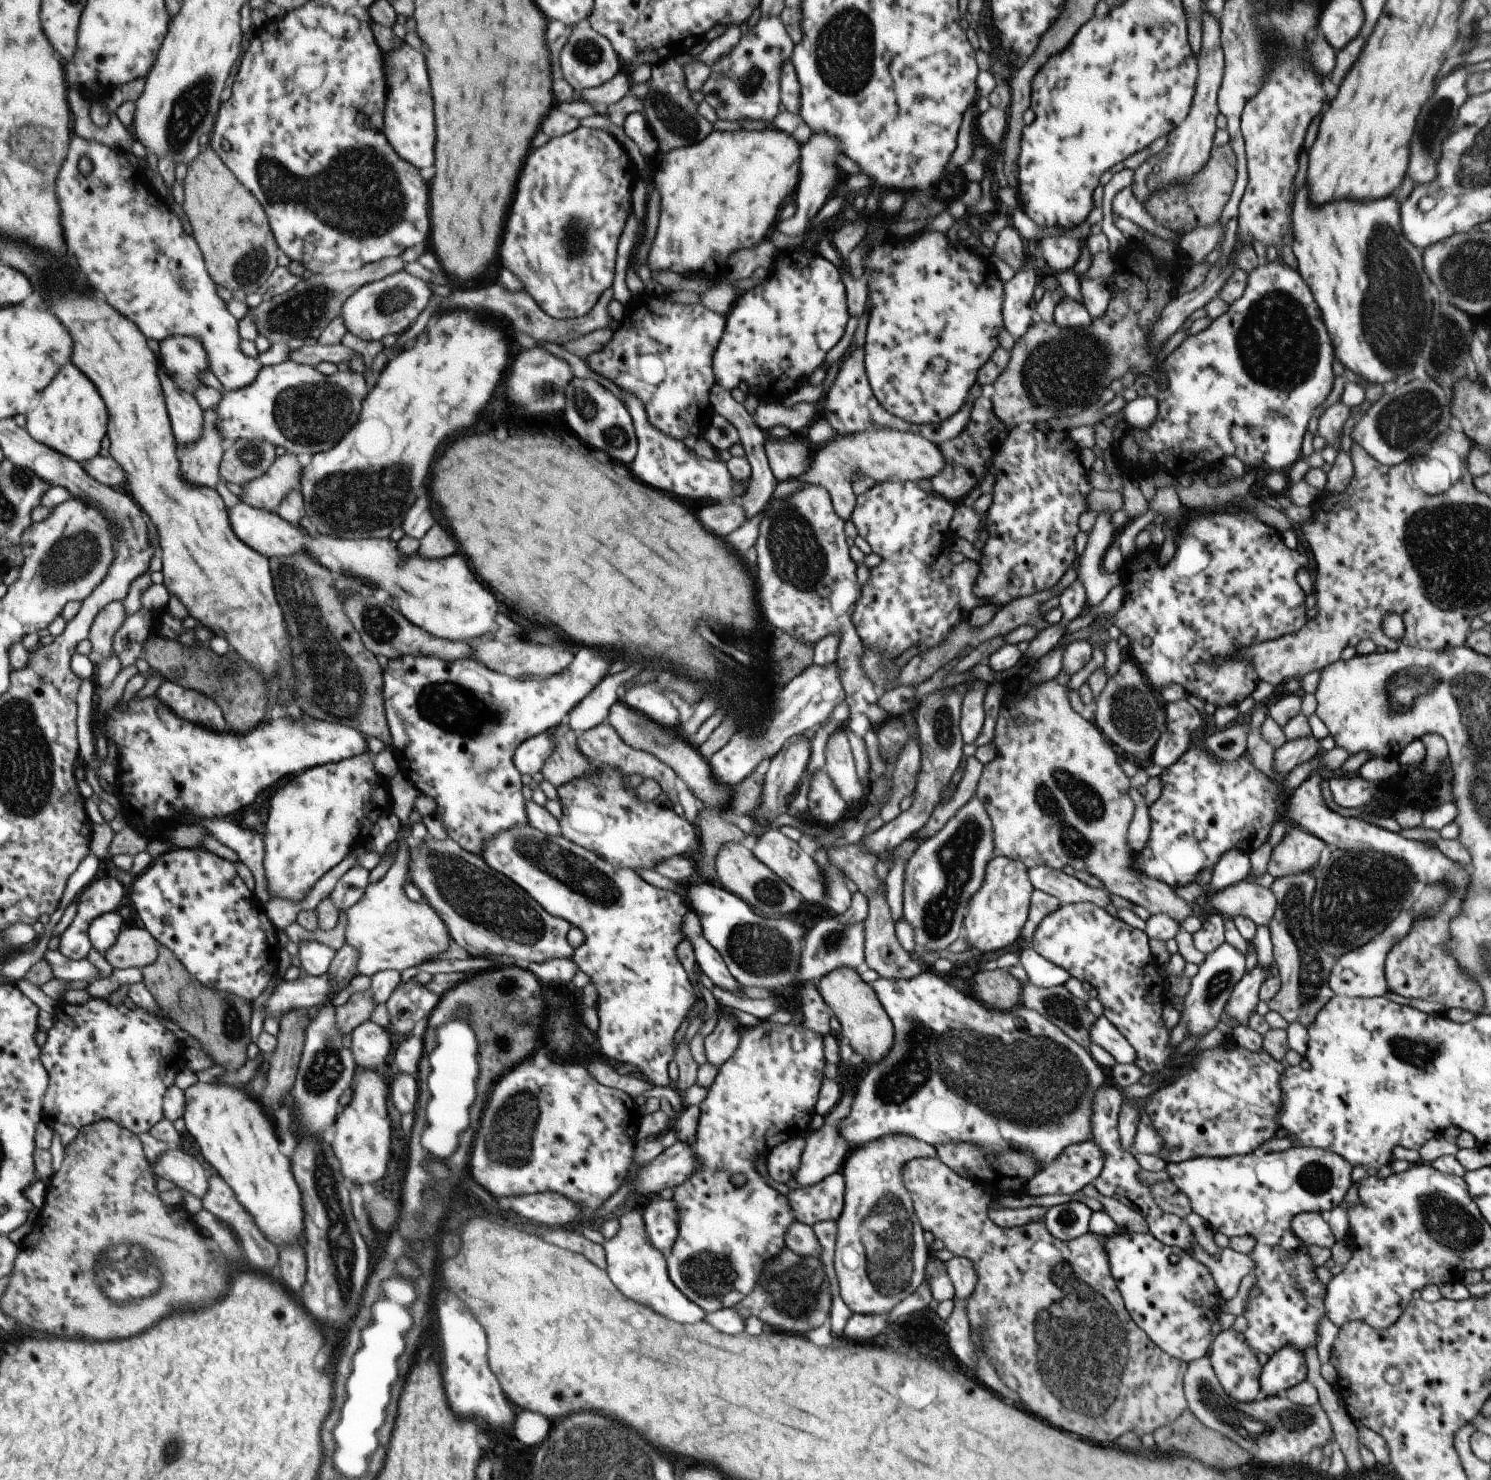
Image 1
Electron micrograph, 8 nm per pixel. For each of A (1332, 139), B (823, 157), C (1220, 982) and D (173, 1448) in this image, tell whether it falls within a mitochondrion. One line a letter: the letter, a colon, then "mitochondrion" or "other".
A: other
B: mitochondrion
C: mitochondrion
D: mitochondrion

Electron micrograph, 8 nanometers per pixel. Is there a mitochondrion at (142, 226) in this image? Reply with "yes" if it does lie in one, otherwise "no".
no

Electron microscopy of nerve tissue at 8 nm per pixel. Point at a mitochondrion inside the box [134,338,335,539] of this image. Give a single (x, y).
(250, 456)

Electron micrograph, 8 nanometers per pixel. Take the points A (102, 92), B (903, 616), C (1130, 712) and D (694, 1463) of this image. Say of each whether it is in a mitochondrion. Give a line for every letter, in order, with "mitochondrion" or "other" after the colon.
A: other
B: other
C: mitochondrion
D: other

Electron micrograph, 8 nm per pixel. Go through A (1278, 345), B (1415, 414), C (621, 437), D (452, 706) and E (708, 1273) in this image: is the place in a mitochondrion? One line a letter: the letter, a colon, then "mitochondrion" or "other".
A: mitochondrion
B: mitochondrion
C: mitochondrion
D: mitochondrion
E: mitochondrion

